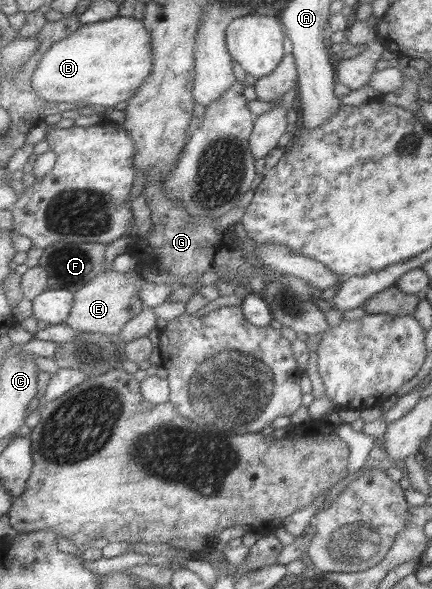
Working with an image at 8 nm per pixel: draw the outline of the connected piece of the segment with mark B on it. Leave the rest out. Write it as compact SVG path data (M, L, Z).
M118 16L108 21L84 24L76 33L56 43L41 60L38 72L34 76L34 87L40 97L62 103L64 106L77 103L84 105L103 105L109 109L130 101L146 80L154 75L154 35L148 29L144 19L133 16Z

